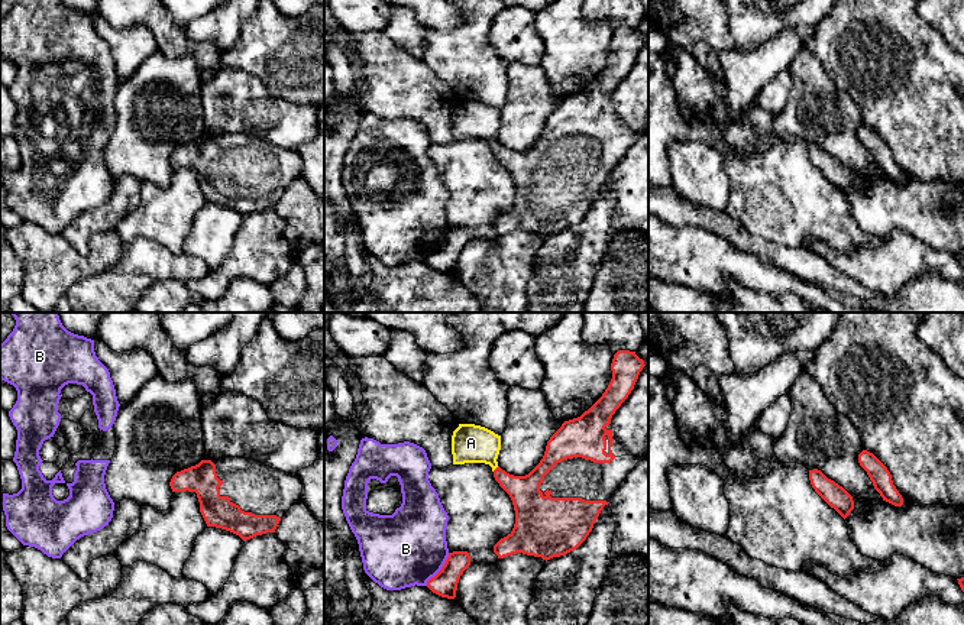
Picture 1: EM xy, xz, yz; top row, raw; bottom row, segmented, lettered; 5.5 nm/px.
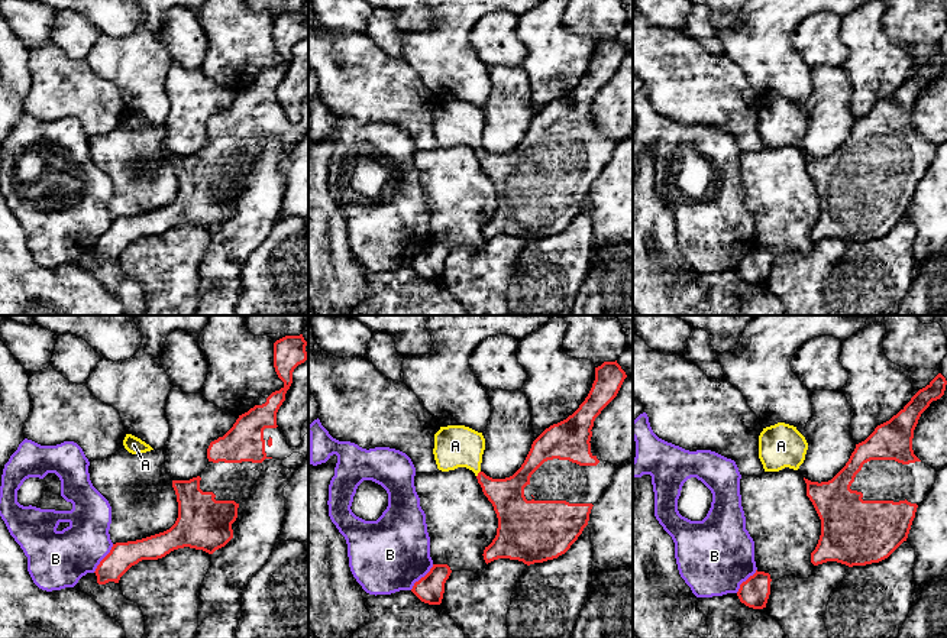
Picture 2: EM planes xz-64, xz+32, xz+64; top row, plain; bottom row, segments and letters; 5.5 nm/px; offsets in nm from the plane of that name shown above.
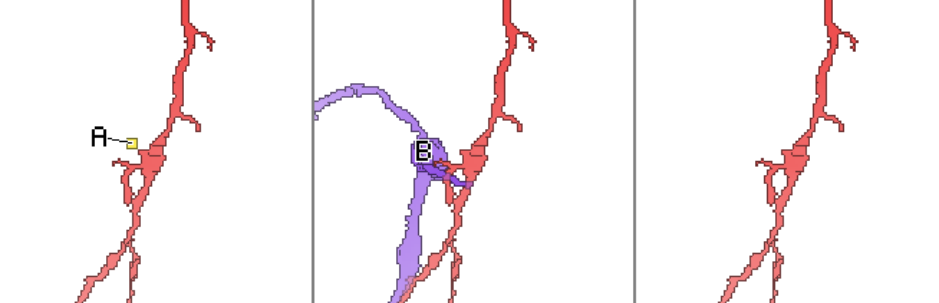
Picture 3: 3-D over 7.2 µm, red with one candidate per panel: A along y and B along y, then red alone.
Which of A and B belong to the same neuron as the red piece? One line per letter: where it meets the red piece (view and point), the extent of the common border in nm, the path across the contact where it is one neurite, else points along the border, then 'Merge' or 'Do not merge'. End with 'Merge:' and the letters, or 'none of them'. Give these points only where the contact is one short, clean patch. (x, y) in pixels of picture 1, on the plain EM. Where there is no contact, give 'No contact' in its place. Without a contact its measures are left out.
A: Touches red at xz (497, 143). Shared border 50 nm. Path across: xz (524, 167), (511, 161), (497, 143), (471, 119). Merge
B: Touches red at xz (442, 245). Shared border 220 nm. Do not merge
Merge: A

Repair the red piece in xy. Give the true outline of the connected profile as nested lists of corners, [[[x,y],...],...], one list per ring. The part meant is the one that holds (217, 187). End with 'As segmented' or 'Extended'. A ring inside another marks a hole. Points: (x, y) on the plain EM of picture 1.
[[[245,133],[201,136],[195,142],[177,148],[169,162],[172,168],[195,168],[207,203],[230,207],[243,217],[275,208],[282,192],[301,175],[303,168],[297,149],[279,148]]]. Extended

